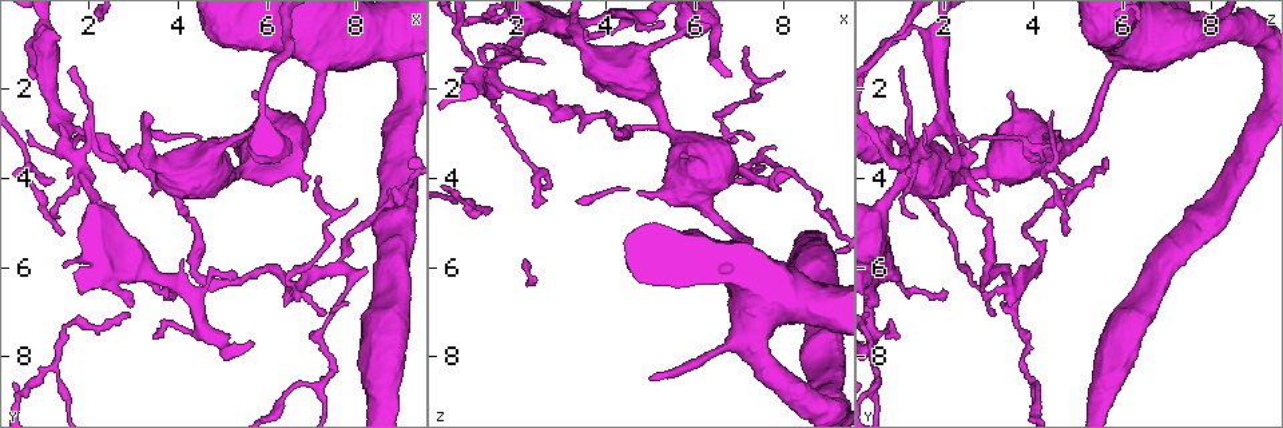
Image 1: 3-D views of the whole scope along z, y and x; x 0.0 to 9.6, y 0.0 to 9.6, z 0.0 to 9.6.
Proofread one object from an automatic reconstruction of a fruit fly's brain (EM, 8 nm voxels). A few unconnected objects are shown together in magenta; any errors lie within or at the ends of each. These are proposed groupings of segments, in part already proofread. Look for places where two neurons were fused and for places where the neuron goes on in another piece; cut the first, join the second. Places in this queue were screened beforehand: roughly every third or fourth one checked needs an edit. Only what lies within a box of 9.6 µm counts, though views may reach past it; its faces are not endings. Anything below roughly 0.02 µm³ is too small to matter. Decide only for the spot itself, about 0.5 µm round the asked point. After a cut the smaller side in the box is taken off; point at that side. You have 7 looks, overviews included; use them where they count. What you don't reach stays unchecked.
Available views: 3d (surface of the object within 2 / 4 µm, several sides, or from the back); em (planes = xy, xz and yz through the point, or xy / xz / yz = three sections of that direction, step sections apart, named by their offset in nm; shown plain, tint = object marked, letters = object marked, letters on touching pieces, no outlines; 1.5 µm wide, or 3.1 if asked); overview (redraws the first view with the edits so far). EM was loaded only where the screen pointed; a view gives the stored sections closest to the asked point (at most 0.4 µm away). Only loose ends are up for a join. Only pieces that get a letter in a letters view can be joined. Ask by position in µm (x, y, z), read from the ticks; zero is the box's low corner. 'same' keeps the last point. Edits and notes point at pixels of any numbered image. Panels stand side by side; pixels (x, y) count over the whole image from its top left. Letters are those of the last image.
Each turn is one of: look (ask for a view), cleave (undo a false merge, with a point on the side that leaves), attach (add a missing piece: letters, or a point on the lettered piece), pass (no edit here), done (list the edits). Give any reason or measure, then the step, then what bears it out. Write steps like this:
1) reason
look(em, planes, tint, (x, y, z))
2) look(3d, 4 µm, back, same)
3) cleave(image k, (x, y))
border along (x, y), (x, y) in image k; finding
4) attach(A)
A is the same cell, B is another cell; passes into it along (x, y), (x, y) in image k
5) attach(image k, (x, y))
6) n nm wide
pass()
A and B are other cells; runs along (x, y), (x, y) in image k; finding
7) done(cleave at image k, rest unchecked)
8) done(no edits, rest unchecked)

branch stops here
look(3d, 2 µm, (5.75, 2.00, 3.45))

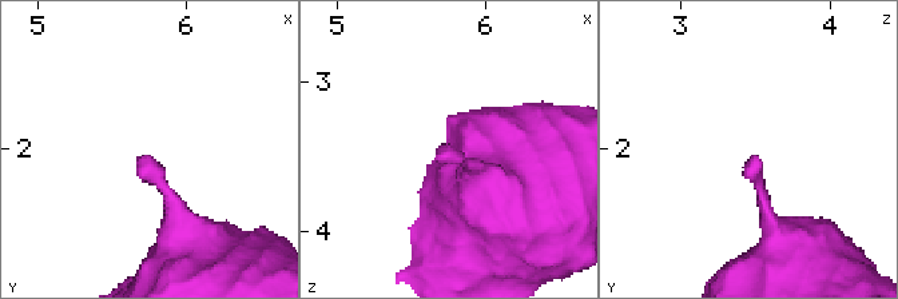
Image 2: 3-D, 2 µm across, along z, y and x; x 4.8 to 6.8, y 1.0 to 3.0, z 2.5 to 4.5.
shape alone is not enough
look(em, yz, step 4, plain, (5.68, 2.04, 3.48))

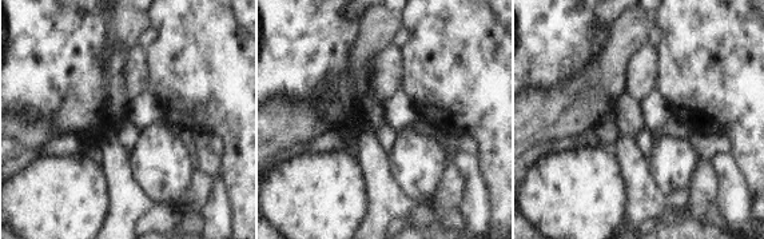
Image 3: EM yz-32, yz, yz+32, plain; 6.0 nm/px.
look(em, yz, step 4, letters, same)

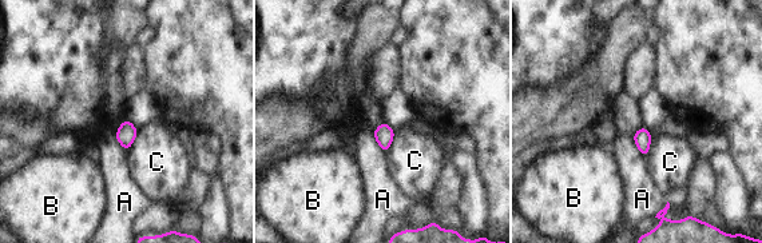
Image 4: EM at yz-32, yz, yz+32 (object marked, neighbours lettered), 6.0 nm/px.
A touches over 160 nm
pass()
A, B and C are other cells; border along (395, 132), (392, 144), (385, 154) in image 4; no lettered piece goes on from it

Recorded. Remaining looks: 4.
a narrow waist
look(em, planes, letters, (5.80, 3.10, 0.65))

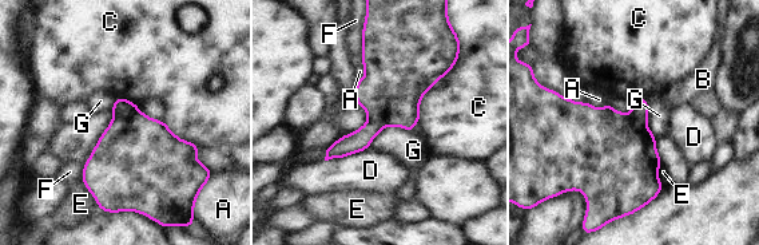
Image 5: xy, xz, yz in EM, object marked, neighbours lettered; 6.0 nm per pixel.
260 nm wide
cleave(image 5, (135, 155))
A, B, C, D, E, F and G are other cells; border along (136, 107), (130, 115), (112, 119) in image 5; two neurons meet here

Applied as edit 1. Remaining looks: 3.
narrows sharply
look(em, yz, step 4, tint, (3.85, 4.25, 2.50))

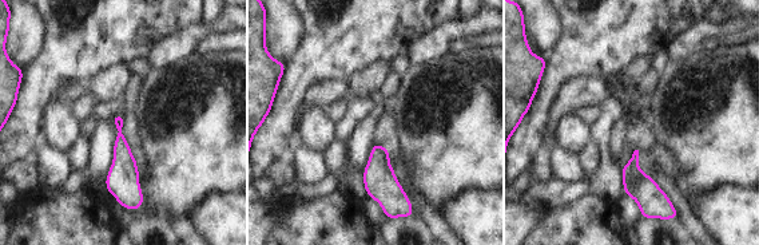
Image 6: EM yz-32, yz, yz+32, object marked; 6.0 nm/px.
look(em, xz, step 8, letters, same)

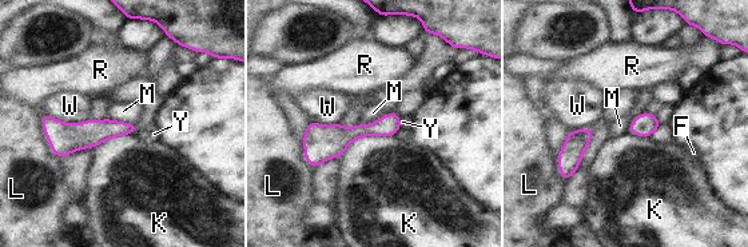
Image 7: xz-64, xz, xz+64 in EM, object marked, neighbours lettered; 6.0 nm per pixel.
pass()
F, K, L, M, R, W and Y are other cells; continuous, no second neuron

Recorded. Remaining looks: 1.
done(cleave at image 5, rest unchecked)

